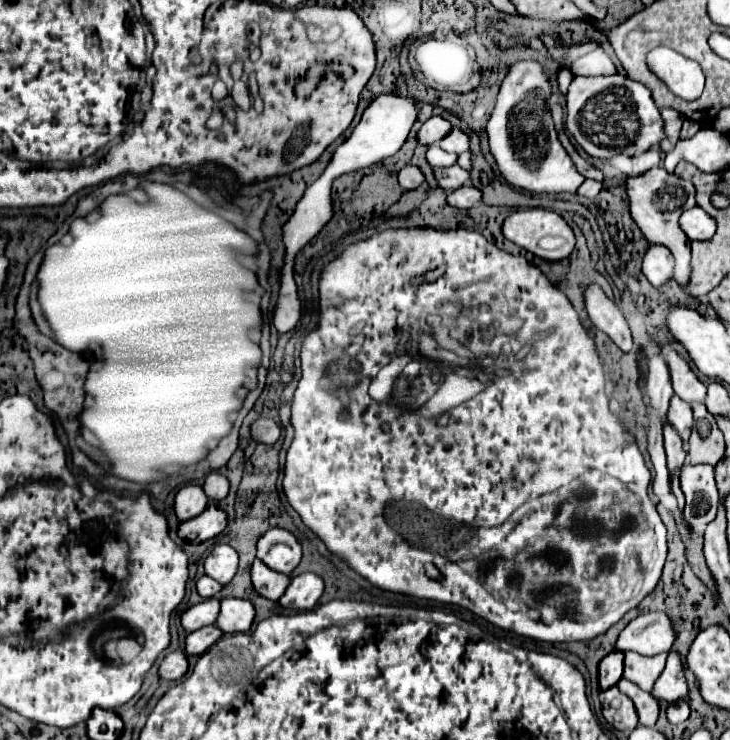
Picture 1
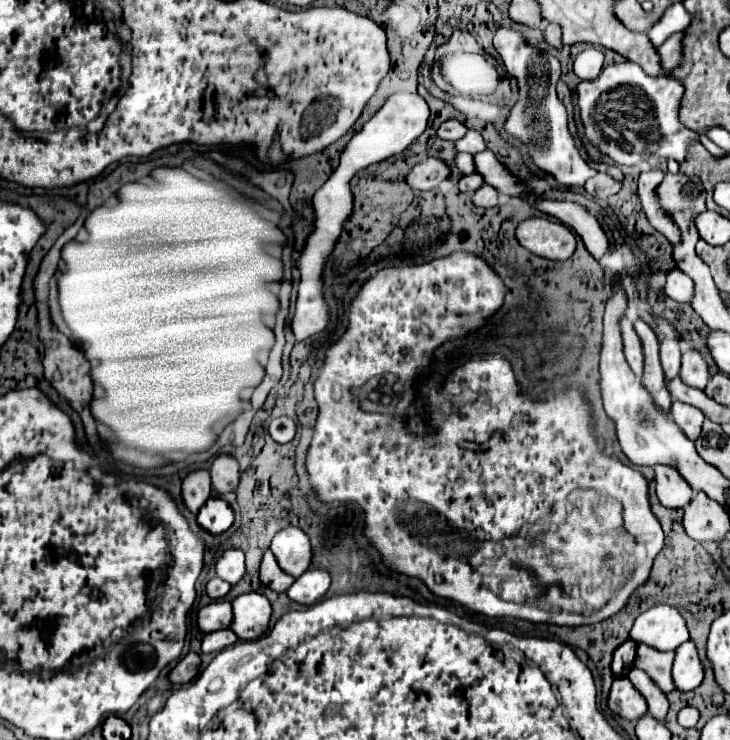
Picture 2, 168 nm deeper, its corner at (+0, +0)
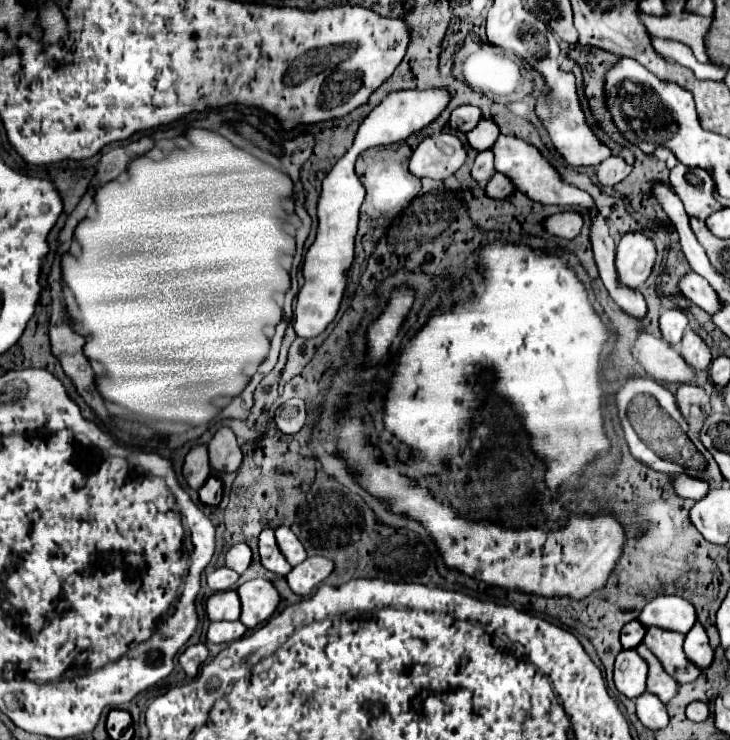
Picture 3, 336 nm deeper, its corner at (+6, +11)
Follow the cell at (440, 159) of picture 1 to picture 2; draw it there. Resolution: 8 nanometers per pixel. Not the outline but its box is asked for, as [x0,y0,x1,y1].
[455,153,473,175]

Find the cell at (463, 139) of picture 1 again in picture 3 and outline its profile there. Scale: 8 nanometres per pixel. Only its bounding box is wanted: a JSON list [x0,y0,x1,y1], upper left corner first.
[467,120,499,150]

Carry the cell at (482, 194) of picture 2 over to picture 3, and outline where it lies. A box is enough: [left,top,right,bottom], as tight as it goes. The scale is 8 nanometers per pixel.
[485,172,515,200]

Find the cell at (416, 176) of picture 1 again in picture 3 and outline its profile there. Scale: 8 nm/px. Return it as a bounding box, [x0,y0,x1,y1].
[409,132,467,180]

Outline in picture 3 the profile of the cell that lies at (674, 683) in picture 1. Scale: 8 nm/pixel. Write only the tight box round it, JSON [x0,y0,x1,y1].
[683,624,713,668]

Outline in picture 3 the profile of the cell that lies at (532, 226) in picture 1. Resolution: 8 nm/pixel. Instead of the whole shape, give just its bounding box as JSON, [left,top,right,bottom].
[545,210,583,238]

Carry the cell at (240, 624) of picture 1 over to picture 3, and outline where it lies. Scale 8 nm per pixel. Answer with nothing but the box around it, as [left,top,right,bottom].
[237,578,281,630]

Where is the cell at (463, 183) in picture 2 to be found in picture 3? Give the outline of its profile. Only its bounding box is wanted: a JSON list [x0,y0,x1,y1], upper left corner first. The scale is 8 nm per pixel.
[471,152,495,184]

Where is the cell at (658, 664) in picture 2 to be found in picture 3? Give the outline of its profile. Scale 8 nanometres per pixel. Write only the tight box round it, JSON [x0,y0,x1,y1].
[643,628,703,684]

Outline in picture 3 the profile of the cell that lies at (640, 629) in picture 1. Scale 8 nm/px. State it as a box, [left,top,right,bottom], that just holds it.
[639,596,697,634]

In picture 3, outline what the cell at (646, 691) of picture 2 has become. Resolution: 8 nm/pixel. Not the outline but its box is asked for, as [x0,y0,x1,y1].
[635,642,679,704]

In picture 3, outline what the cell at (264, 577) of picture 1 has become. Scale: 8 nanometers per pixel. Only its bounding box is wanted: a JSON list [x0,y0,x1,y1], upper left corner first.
[259,528,291,576]

